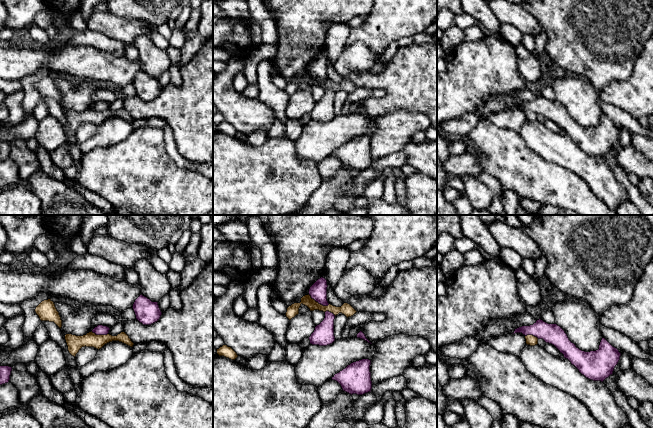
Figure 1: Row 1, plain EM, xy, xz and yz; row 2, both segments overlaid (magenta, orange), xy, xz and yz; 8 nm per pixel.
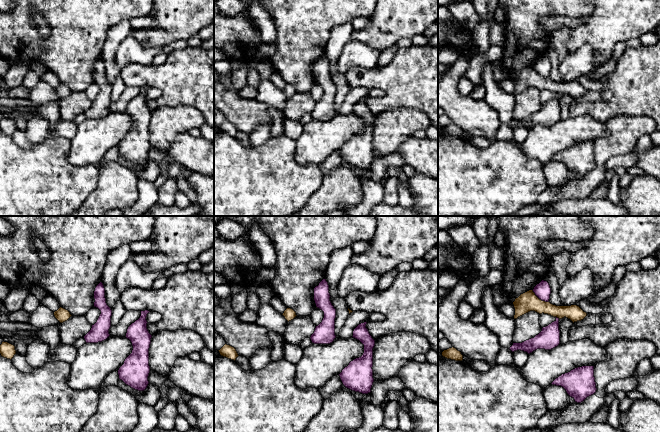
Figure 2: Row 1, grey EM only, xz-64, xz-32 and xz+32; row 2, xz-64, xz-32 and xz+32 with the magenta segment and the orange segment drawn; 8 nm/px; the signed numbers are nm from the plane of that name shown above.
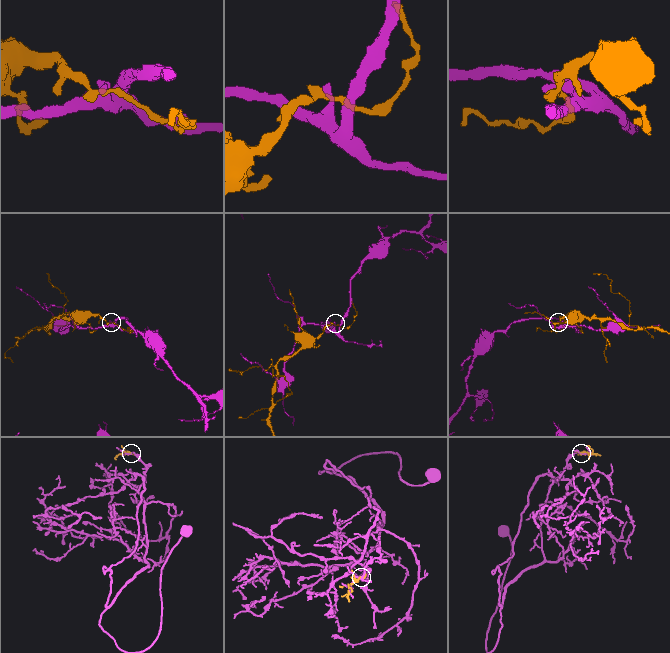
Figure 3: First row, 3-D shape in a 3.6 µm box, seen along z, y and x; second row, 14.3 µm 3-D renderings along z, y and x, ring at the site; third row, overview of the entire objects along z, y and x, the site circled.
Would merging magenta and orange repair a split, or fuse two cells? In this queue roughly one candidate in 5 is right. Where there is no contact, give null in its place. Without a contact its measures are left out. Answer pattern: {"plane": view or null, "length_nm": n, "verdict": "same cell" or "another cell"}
{"plane": "xz", "length_nm": 190, "verdict": "another cell"}

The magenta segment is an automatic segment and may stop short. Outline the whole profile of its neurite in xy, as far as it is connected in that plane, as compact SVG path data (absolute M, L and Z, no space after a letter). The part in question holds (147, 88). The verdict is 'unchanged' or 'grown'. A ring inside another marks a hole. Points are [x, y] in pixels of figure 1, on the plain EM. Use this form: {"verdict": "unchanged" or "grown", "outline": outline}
{"verdict": "unchanged", "outline": "M142 70L135 76L132 84L136 95L143 101L151 101L157 98L162 91L158 78L152 78Z"}

